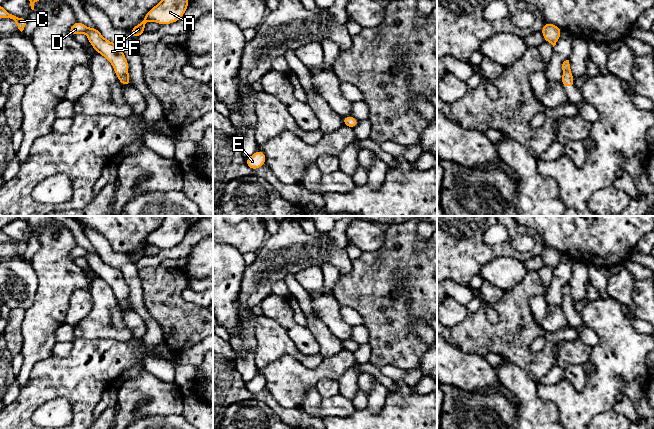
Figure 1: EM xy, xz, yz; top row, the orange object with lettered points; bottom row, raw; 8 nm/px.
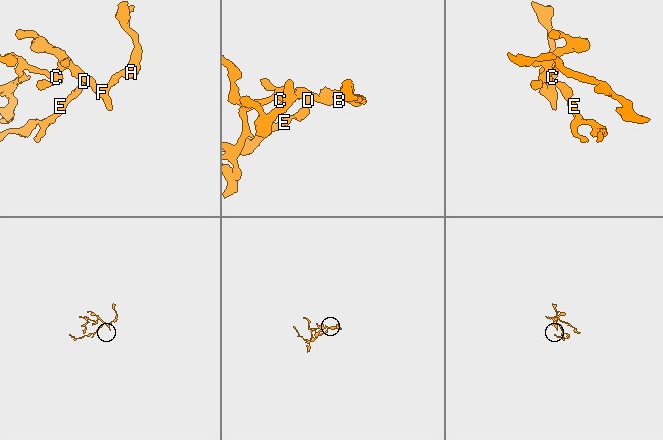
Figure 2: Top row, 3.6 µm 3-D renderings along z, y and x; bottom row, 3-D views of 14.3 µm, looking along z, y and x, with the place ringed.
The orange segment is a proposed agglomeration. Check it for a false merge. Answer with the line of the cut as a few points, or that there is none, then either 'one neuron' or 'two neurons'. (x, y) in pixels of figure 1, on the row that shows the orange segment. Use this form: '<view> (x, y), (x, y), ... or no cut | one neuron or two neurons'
no cut | one neuron

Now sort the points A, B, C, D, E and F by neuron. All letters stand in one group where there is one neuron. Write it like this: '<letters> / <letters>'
A B C D E F

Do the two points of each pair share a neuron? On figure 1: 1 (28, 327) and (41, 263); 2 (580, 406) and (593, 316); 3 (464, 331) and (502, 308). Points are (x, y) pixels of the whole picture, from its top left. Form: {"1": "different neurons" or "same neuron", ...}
{"1": "same neuron", "2": "same neuron", "3": "same neuron"}

